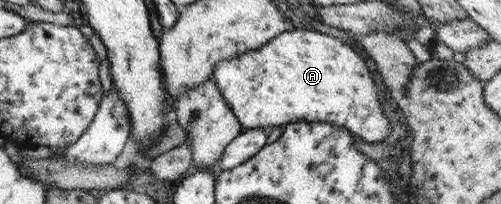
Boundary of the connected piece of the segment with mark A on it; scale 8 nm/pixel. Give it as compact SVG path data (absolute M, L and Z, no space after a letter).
M307 28L293 29L289 31L284 31L279 35L276 35L273 39L270 39L267 43L264 43L260 48L254 49L252 51L246 51L245 53L232 56L232 58L226 58L216 64L212 68L211 79L216 84L220 95L224 98L227 107L230 112L234 115L234 118L238 120L238 123L243 129L249 130L252 128L264 128L264 127L274 127L274 126L284 126L290 123L296 122L322 122L329 123L334 127L340 127L348 130L358 141L374 143L381 143L388 132L390 132L390 121L386 119L384 113L381 111L381 106L378 104L378 97L376 97L376 87L374 85L373 79L370 77L368 68L366 67L360 54L356 53L352 47L346 45L344 41L339 41L334 37L329 37L328 35L323 35L315 30L308 30Z

